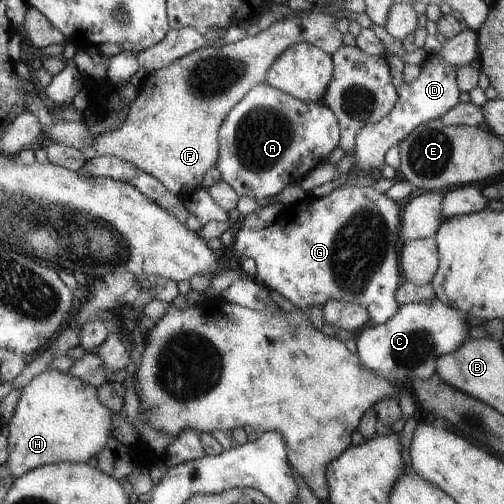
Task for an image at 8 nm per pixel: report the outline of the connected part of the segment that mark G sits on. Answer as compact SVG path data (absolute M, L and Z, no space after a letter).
M347 185L343 188L334 188L334 190L327 196L323 197L313 197L307 195L304 199L295 202L291 205L285 205L281 210L280 214L275 218L275 220L259 230L248 229L247 227L234 227L232 243L233 250L239 258L251 258L256 264L256 271L253 277L268 286L270 290L278 292L283 296L283 298L289 300L295 308L300 311L302 309L309 310L310 307L322 306L324 302L327 302L330 298L338 299L348 299L349 302L356 304L357 306L362 306L367 310L368 318L373 322L373 324L381 324L385 322L388 318L391 318L392 314L398 309L397 302L395 302L395 291L399 288L399 278L400 267L399 267L399 204L387 196L383 196L383 193L375 190L371 186L356 186Z

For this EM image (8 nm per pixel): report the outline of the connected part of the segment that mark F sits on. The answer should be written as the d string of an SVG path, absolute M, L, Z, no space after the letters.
M329 6L326 13L318 12L316 9L309 10L309 12L299 11L299 13L300 15L294 12L291 17L277 19L268 28L260 30L254 36L246 36L217 47L207 44L190 51L179 60L173 60L169 66L146 73L137 86L138 93L135 100L129 104L129 112L125 121L116 130L106 131L94 137L87 130L85 123L52 120L45 106L38 104L38 97L33 91L27 94L23 108L35 115L41 126L41 132L45 132L51 140L77 150L81 146L92 146L97 155L115 155L121 160L127 160L149 176L156 178L171 194L185 199L191 192L202 188L203 174L209 168L213 168L213 164L215 164L217 148L219 148L217 130L219 130L219 124L223 122L227 111L231 110L231 107L239 102L239 99L243 98L243 95L252 86L264 80L267 69L283 50L292 43L307 42L311 46L323 50L325 54L331 55L342 45L342 34L337 30L338 19L331 16L332 11Z

